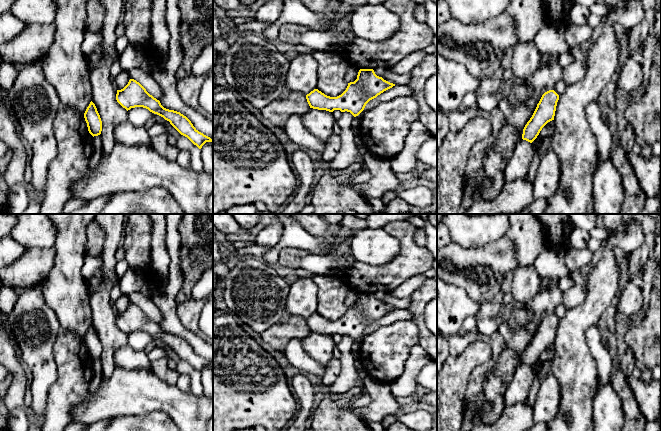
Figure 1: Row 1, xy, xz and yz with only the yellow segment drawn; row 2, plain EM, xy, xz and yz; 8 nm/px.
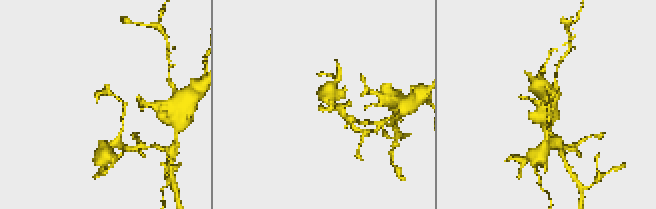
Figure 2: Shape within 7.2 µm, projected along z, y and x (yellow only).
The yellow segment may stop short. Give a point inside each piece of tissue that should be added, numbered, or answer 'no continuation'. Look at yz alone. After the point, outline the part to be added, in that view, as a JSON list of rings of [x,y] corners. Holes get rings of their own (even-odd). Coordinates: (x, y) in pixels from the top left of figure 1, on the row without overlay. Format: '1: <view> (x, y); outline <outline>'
no continuation

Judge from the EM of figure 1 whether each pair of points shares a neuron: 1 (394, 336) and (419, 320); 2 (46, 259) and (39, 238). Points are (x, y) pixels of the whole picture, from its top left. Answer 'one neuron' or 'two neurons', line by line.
1: two neurons
2: two neurons

